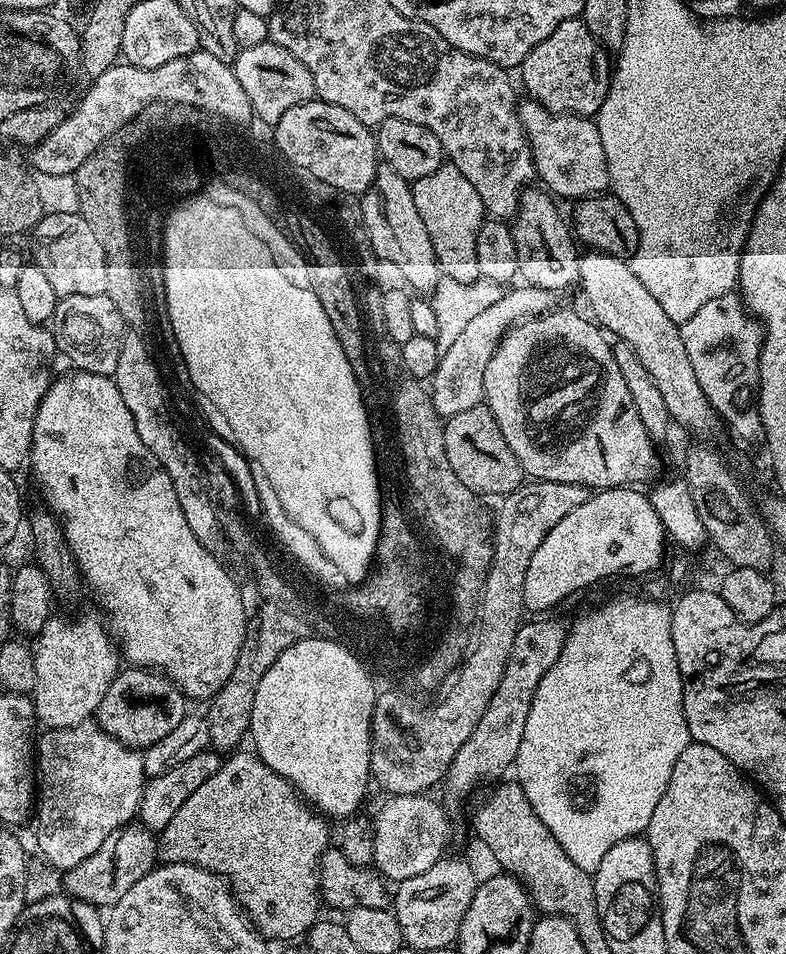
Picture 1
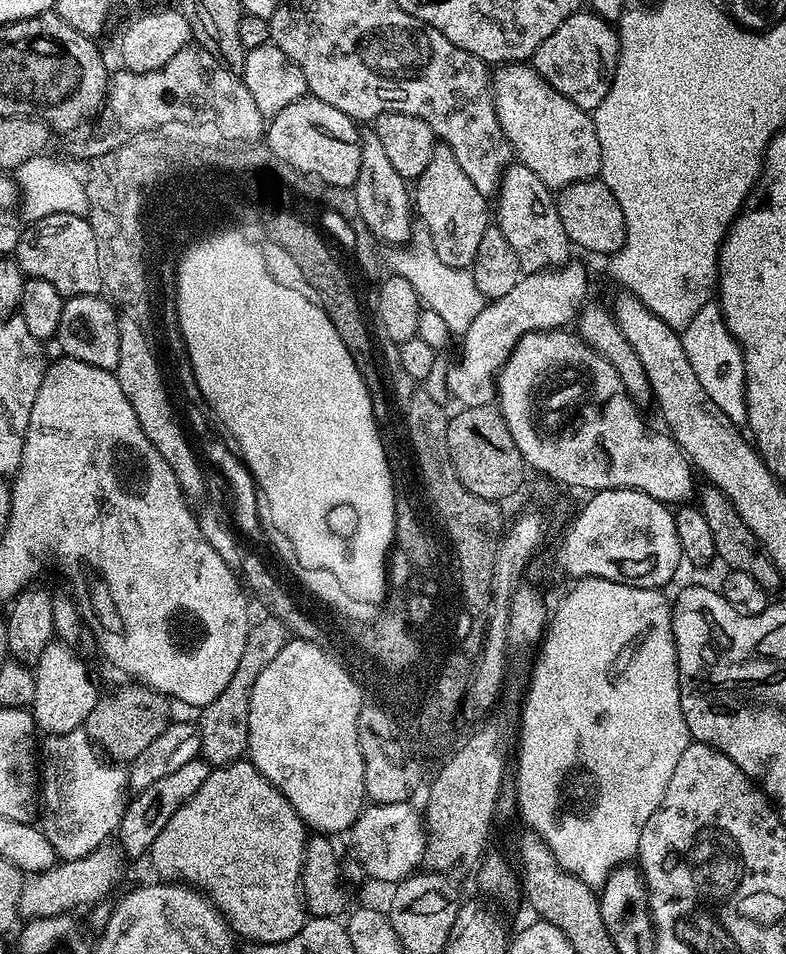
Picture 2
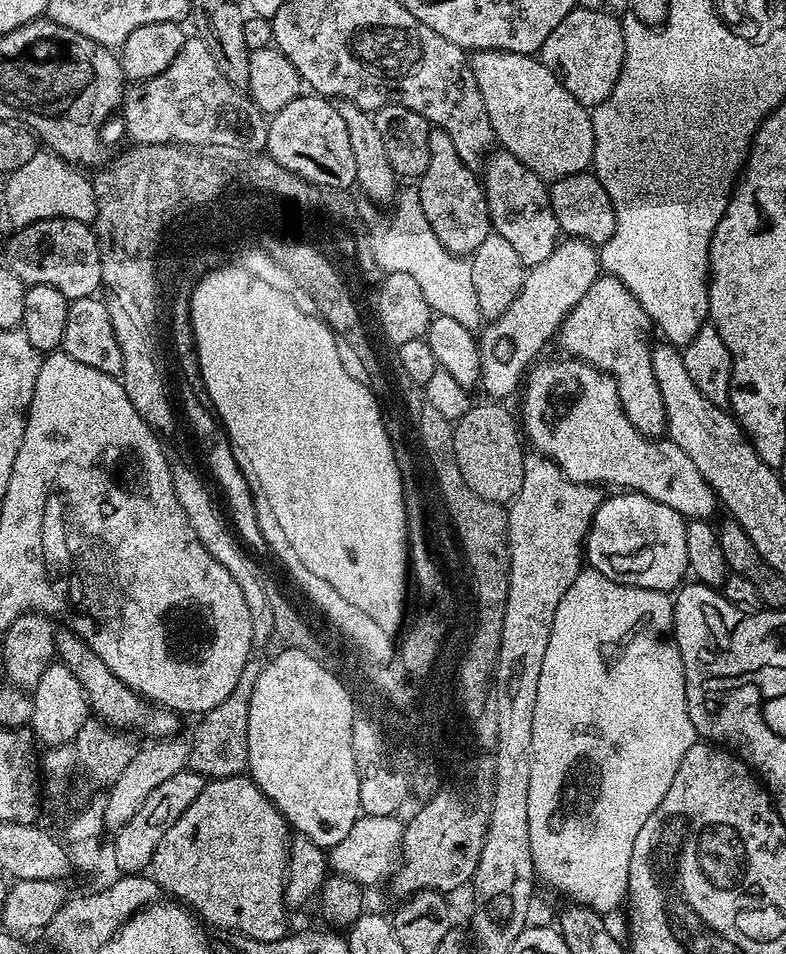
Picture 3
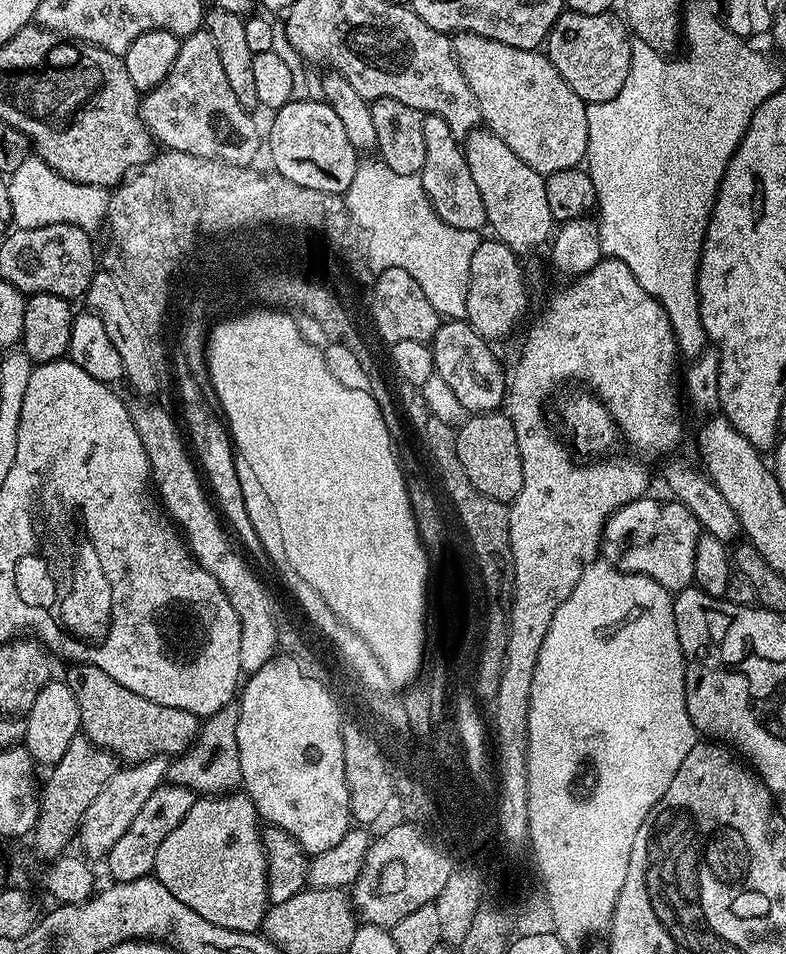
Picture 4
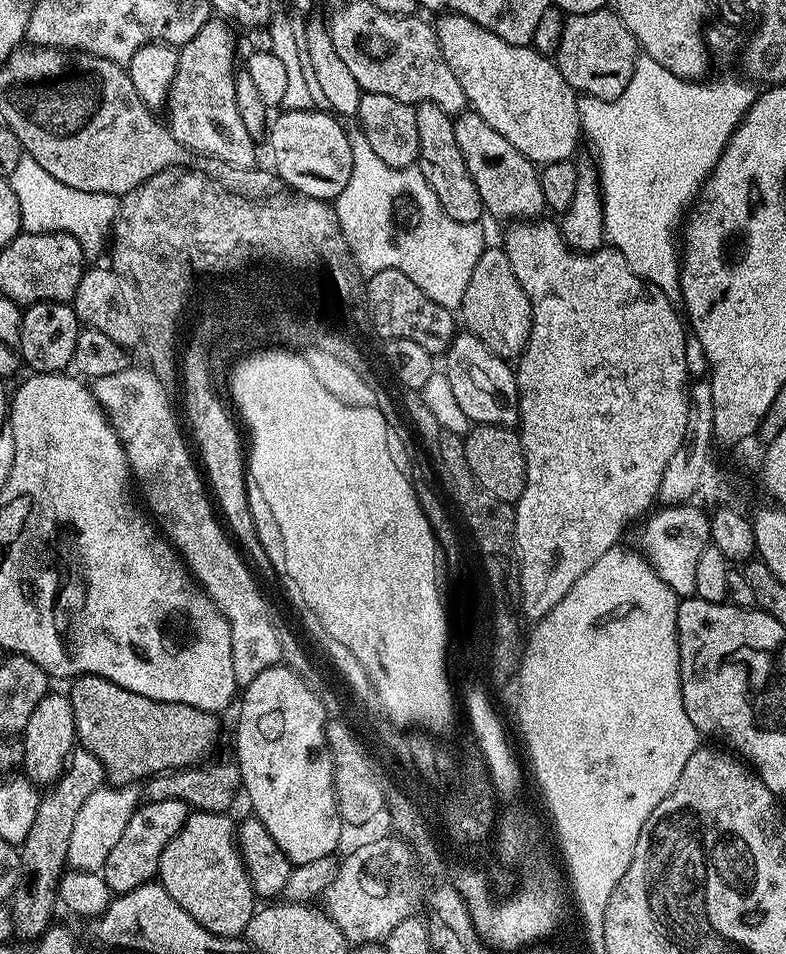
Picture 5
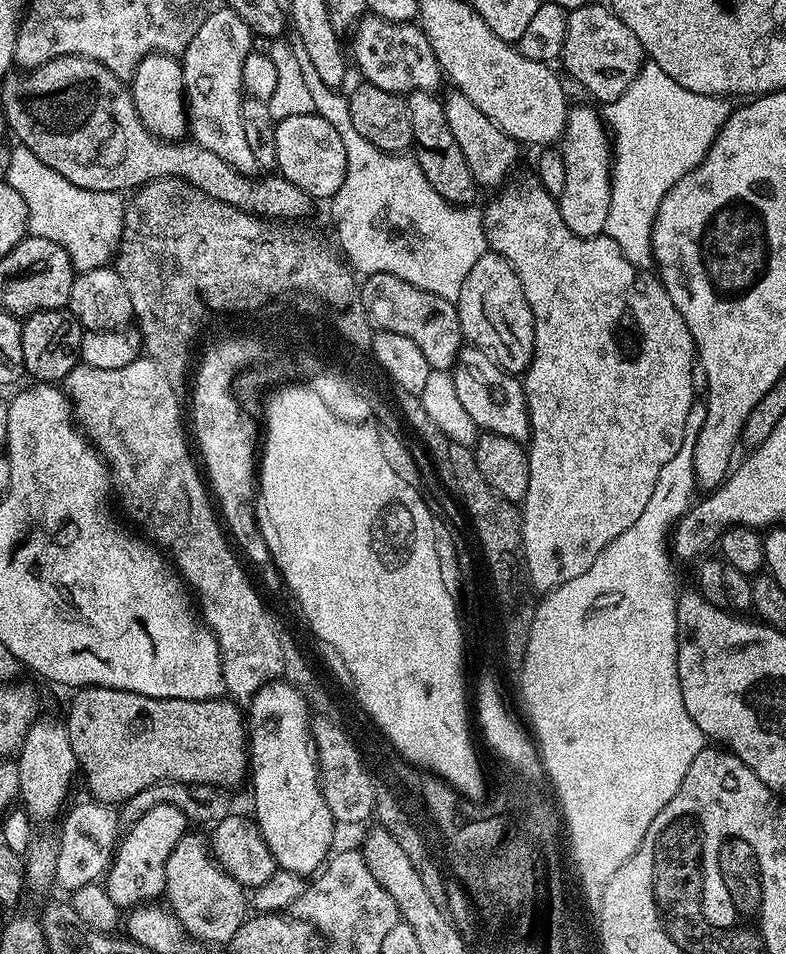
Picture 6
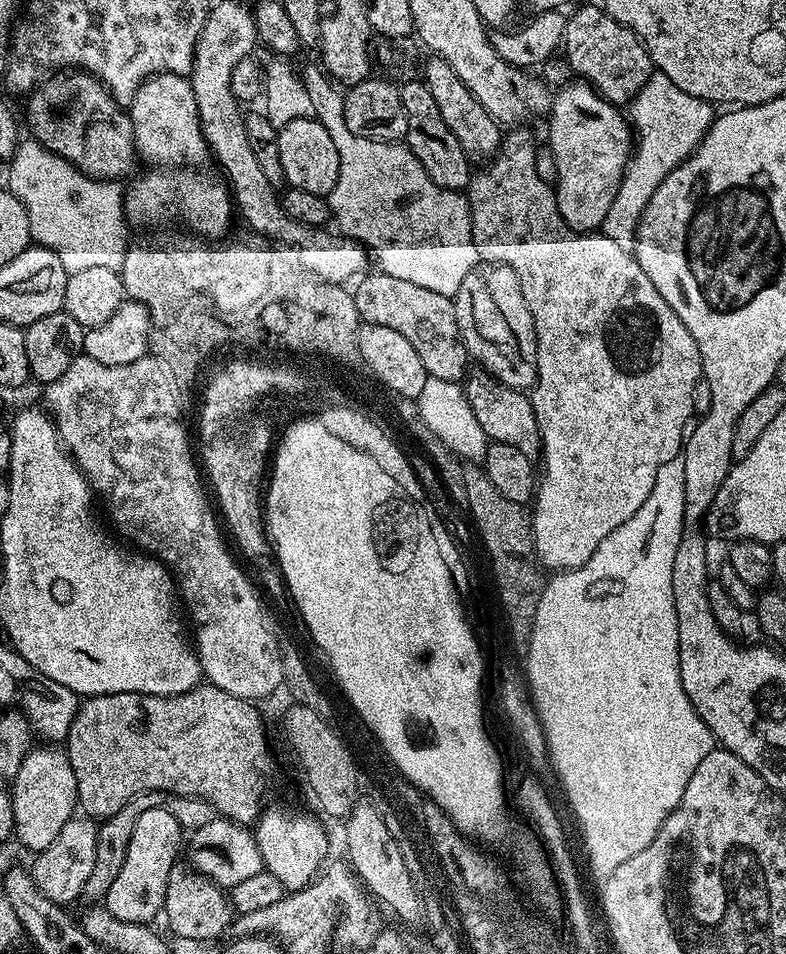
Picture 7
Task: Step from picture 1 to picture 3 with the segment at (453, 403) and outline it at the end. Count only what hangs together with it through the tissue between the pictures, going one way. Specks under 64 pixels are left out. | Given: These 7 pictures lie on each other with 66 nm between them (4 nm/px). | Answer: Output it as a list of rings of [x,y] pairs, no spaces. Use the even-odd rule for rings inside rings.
[[[564,238],[542,262],[527,269],[522,290],[506,306],[500,316],[489,319],[483,325],[484,333],[479,333],[480,382],[479,387],[489,392],[489,397],[504,398],[517,391],[519,380],[525,370],[541,355],[544,343],[555,337],[560,323],[582,300],[582,294],[594,286],[602,274],[600,253],[597,245],[579,238]]]

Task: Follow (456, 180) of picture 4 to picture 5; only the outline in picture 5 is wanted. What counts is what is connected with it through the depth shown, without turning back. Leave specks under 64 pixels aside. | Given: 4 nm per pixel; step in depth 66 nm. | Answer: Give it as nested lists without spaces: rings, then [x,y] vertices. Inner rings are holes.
[[[434,102],[417,104],[415,110],[420,147],[418,167],[426,182],[430,182],[430,190],[438,194],[438,202],[442,202],[446,214],[450,214],[454,222],[479,221],[485,215],[484,203],[478,194],[478,186],[474,186],[474,178],[470,178],[470,170],[466,170],[462,150],[458,150],[458,142],[454,139],[453,117],[447,116]]]

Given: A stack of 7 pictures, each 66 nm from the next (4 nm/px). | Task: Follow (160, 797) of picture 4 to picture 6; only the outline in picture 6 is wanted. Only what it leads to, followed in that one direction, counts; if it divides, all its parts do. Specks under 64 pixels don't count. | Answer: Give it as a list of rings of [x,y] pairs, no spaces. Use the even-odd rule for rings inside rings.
[[[169,804],[154,806],[154,810],[146,810],[146,814],[138,818],[138,822],[127,825],[126,831],[119,837],[112,863],[106,873],[106,887],[117,908],[138,908],[142,904],[155,901],[156,895],[159,897],[163,893],[166,858],[170,858],[170,850],[178,846],[189,828],[190,822],[184,817],[182,810]]]

